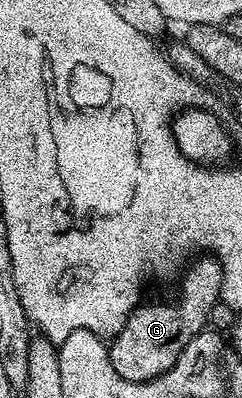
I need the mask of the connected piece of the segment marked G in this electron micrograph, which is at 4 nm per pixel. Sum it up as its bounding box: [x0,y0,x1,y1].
[108,260,221,382]

